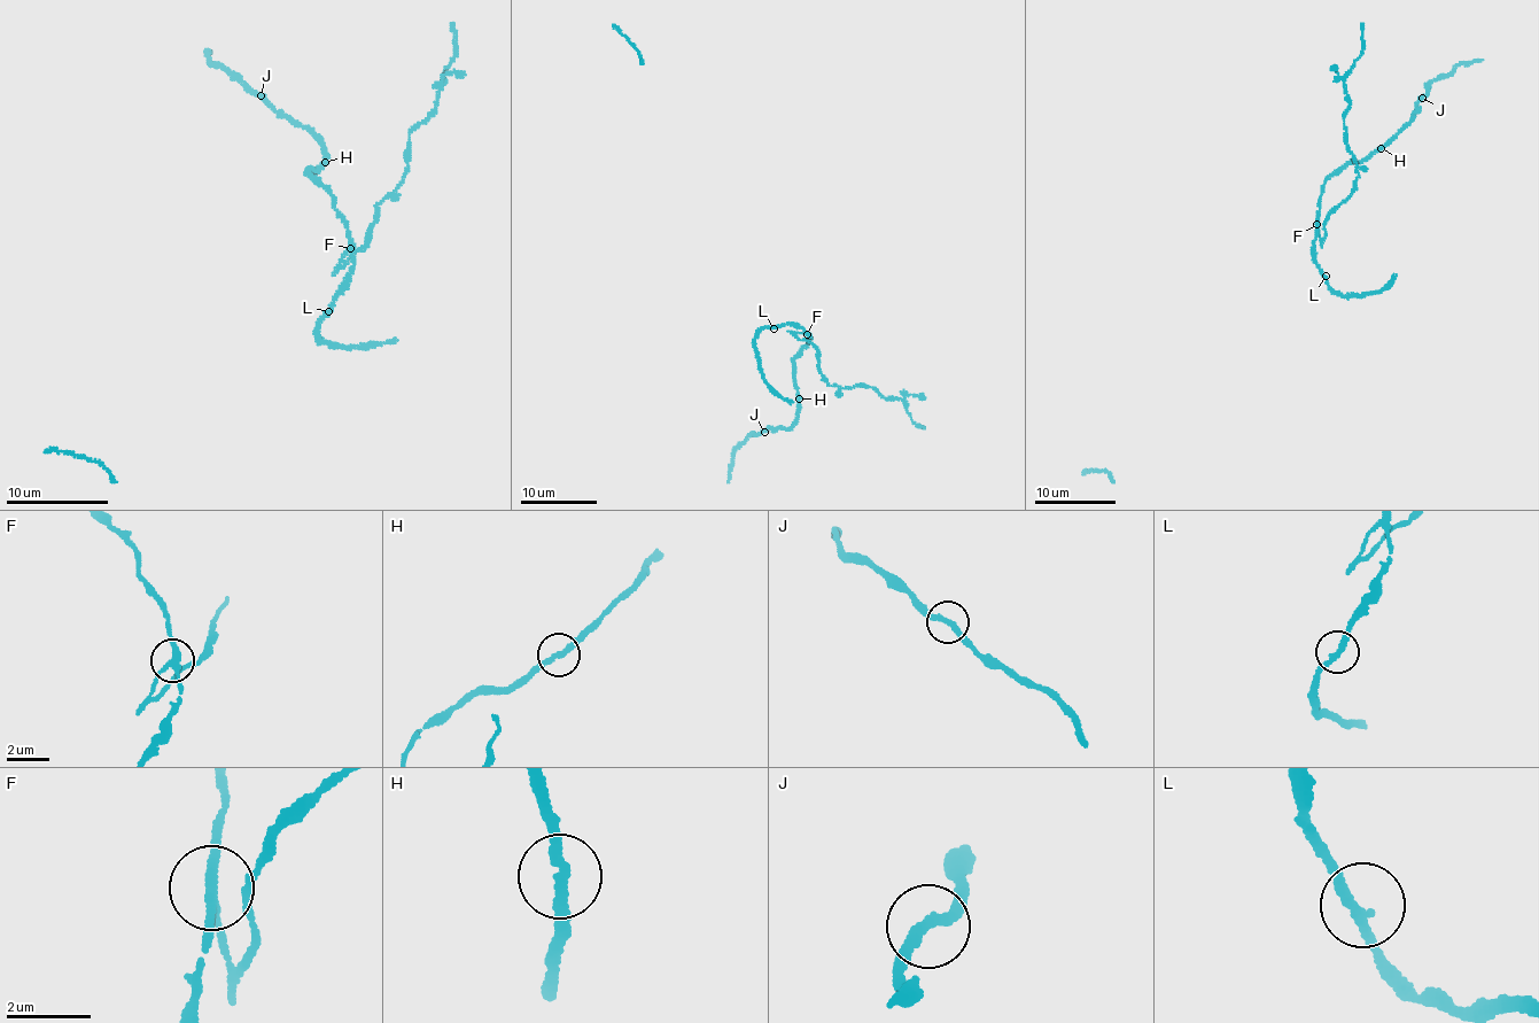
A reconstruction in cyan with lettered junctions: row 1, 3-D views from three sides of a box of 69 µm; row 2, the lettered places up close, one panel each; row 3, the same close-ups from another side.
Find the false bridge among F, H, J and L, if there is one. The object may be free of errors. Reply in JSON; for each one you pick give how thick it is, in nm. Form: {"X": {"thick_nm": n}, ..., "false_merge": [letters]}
{"F": {"thick_nm": 200}, "false_merge": ["F"]}

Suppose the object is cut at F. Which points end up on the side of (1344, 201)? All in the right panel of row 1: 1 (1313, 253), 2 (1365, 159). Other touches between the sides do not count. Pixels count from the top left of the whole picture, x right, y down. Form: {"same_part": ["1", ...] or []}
{"same_part": []}

